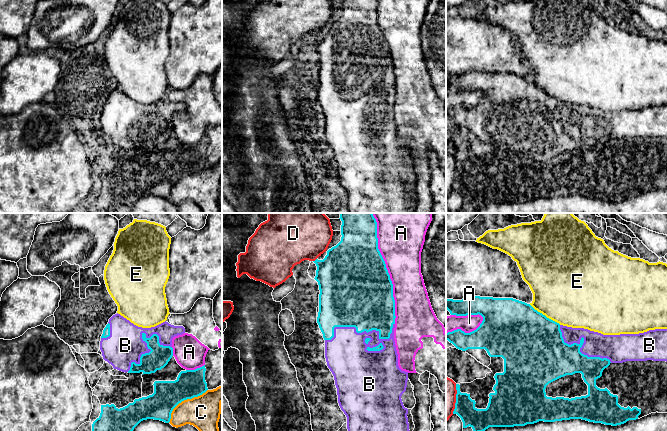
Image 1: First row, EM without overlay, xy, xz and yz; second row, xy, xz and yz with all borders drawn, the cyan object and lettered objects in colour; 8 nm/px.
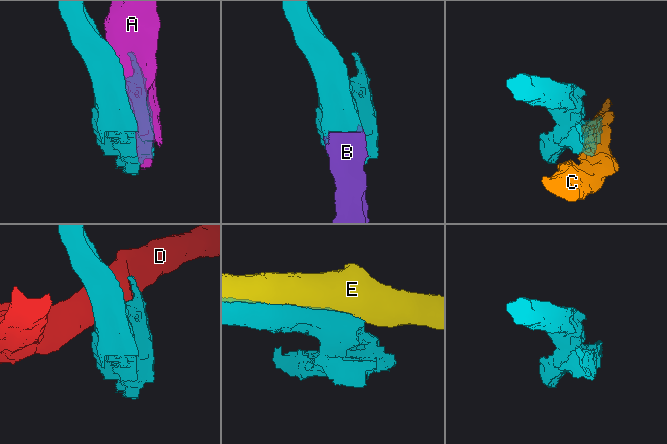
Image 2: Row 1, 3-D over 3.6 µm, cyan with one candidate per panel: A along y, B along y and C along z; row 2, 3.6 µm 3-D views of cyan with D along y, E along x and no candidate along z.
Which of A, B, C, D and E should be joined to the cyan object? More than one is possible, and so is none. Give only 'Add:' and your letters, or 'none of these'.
Add: B

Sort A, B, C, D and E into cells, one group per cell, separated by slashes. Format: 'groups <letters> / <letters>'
groups A / B / C / D / E

